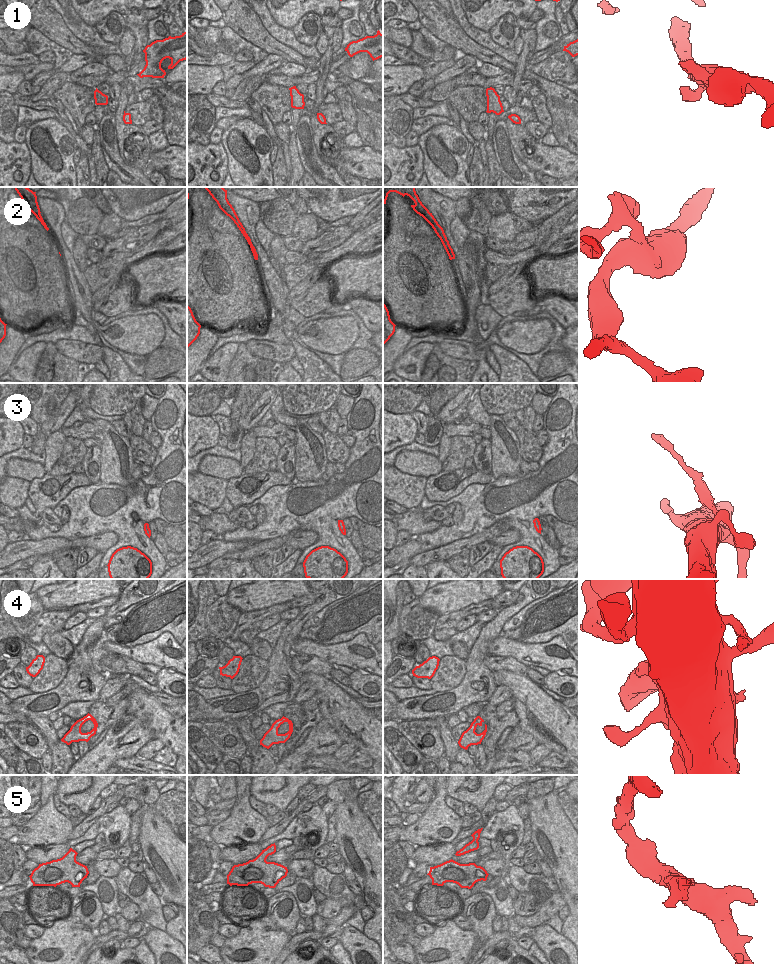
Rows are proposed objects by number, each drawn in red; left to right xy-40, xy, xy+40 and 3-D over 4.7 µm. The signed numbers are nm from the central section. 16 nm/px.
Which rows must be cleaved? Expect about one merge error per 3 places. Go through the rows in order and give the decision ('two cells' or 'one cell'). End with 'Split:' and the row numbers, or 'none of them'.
1: one cell
2: two cells
3: two cells
4: one cell
5: one cell
Split: 2, 3

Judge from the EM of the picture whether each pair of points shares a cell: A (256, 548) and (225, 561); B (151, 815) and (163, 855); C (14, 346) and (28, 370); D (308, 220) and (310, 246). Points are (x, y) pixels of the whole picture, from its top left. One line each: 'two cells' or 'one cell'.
A: one cell
B: one cell
C: two cells
D: two cells

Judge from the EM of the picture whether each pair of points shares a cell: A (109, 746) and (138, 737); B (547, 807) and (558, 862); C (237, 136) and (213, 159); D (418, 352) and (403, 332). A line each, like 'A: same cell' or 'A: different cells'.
A: same cell
B: same cell
C: different cells
D: different cells

